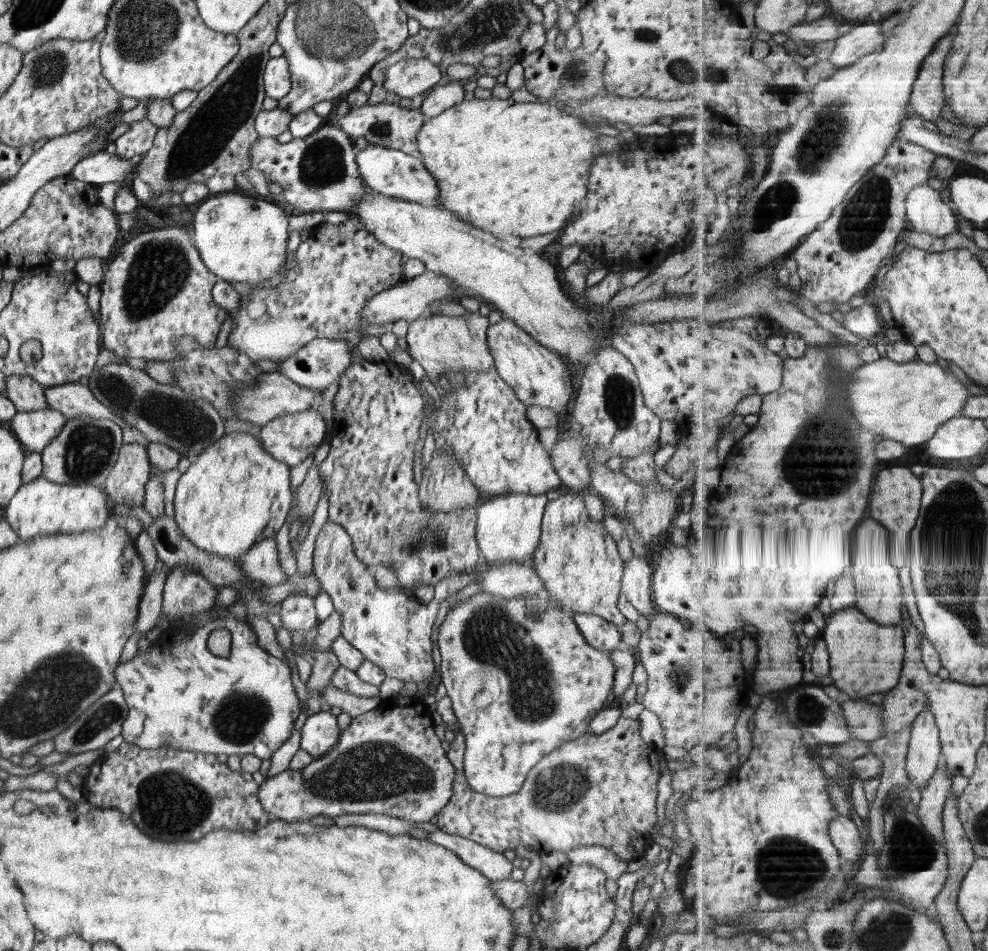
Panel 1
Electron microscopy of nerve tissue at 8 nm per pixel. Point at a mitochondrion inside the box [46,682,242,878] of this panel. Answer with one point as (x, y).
(173, 804)

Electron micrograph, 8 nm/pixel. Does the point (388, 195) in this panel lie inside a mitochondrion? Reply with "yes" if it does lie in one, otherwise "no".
no

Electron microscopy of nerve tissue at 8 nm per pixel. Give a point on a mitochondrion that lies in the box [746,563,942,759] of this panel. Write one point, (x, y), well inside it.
(823, 717)

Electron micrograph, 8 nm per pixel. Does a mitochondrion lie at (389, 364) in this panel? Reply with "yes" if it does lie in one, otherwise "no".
no

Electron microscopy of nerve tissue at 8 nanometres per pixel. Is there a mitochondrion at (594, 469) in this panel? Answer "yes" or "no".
no

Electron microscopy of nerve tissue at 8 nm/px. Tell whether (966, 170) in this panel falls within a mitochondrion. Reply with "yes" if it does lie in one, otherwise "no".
no

